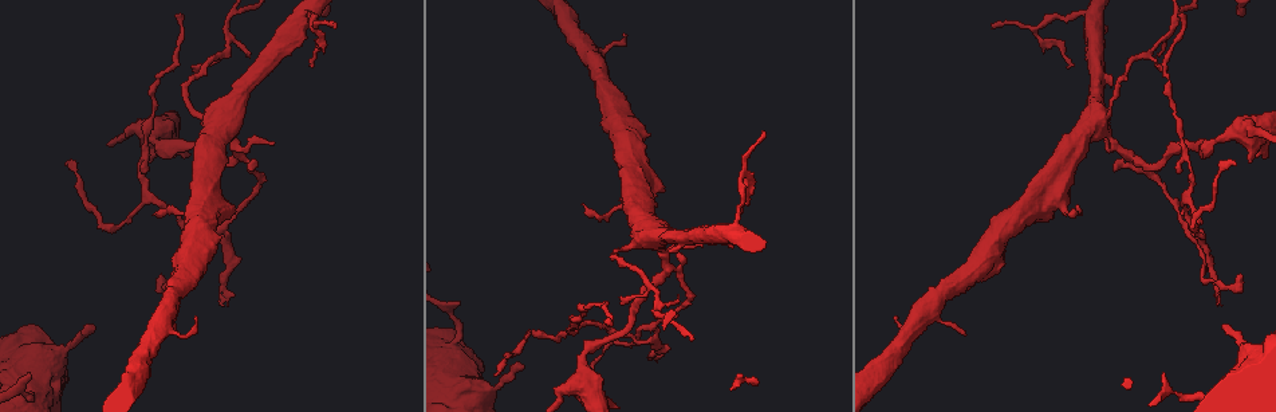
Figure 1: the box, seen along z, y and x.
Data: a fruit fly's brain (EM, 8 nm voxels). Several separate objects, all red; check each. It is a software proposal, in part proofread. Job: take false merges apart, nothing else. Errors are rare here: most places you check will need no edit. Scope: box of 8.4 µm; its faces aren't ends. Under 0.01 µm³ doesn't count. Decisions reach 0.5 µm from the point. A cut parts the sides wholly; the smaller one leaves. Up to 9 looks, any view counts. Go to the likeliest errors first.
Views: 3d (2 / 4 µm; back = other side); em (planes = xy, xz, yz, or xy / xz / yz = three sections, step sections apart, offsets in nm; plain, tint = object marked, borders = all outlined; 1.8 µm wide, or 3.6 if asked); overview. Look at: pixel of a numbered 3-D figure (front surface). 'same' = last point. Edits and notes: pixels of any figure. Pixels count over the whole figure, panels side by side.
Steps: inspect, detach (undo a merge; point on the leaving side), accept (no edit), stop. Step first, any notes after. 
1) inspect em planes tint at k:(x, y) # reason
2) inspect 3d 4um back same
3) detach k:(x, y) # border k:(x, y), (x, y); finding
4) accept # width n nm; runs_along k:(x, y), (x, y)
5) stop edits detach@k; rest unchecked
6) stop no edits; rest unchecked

inspect 3d 4um at 1:(237, 157) # thick turns thin

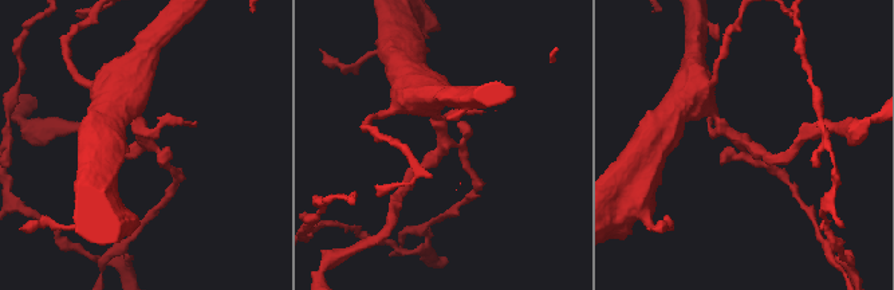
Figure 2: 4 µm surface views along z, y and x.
inspect em planes tint at 2:(739, 142) # now the EM

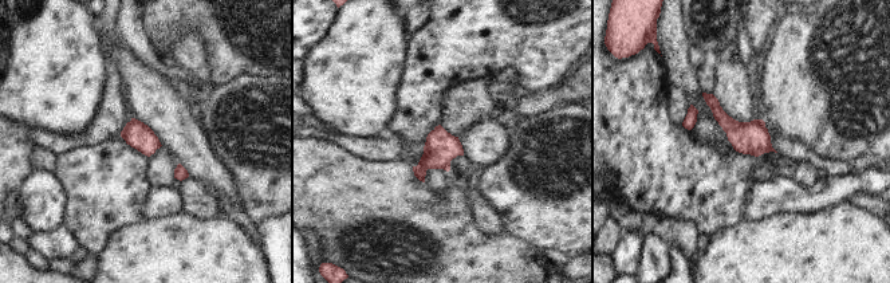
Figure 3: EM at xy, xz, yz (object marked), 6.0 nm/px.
accept # all the same cell

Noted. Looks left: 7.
inspect em xy step 4 tint at 1:(652, 330)

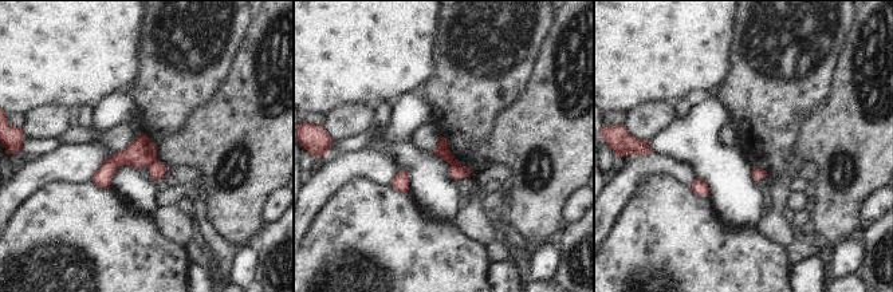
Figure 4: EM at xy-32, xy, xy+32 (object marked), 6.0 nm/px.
detach 4:(156, 169) # border 4:(156, 157), (148, 166); two cells meet here

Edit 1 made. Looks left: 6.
inspect 3d 4um at 1:(581, 379) # four or more arms meet

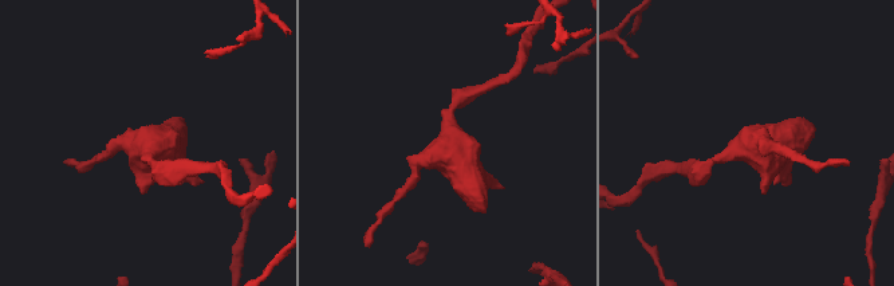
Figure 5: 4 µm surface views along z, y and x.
inspect em 3.6um planes tint at 5:(145, 146)

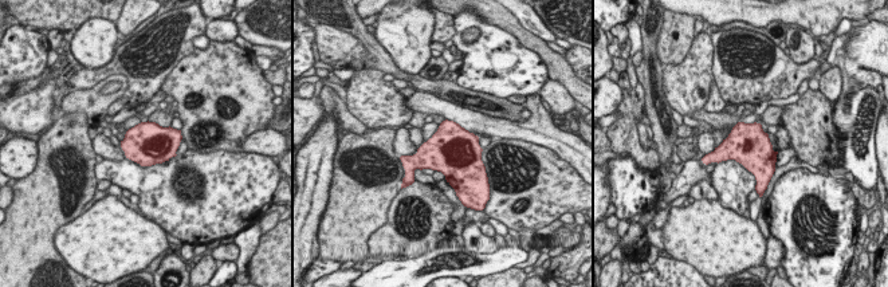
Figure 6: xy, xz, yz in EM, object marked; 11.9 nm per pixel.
accept # width 500 nm; continuous, no second cell

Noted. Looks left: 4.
inspect em planes tint at 1:(308, 14) # sharp bend

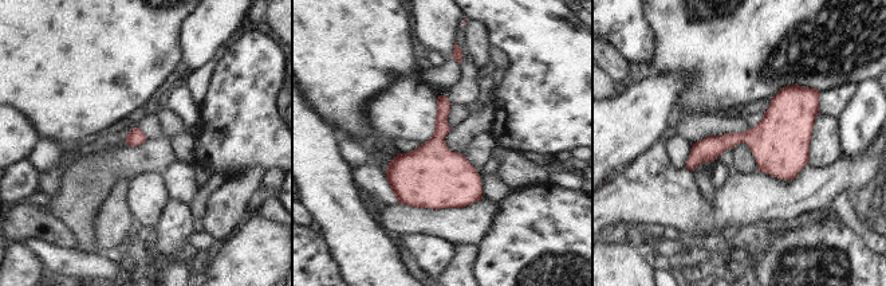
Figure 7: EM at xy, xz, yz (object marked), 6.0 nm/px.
accept # width 100 nm; all the same cell

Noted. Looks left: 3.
stop edits detach@4; rest unchecked

